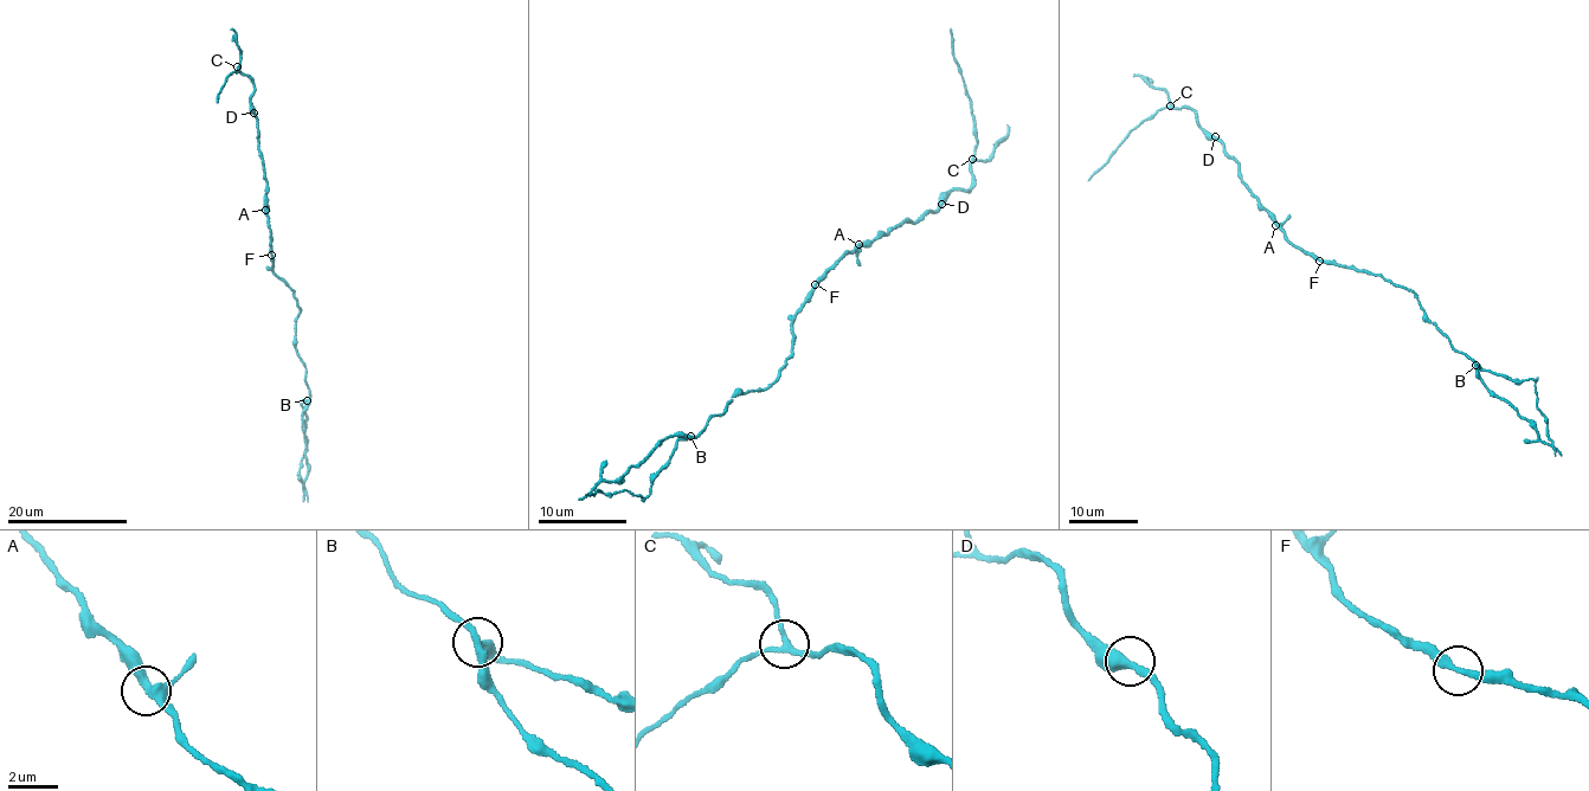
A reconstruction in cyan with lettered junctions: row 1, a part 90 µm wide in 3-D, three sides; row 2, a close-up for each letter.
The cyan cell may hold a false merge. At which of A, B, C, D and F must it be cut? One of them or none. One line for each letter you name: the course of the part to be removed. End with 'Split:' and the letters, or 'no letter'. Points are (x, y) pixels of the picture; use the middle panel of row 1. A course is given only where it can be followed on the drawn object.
B: (689, 437), (676, 442), (670, 463), (658, 470), (644, 496), (624, 488), (612, 494), (597, 490), (586, 494)
Split: B

